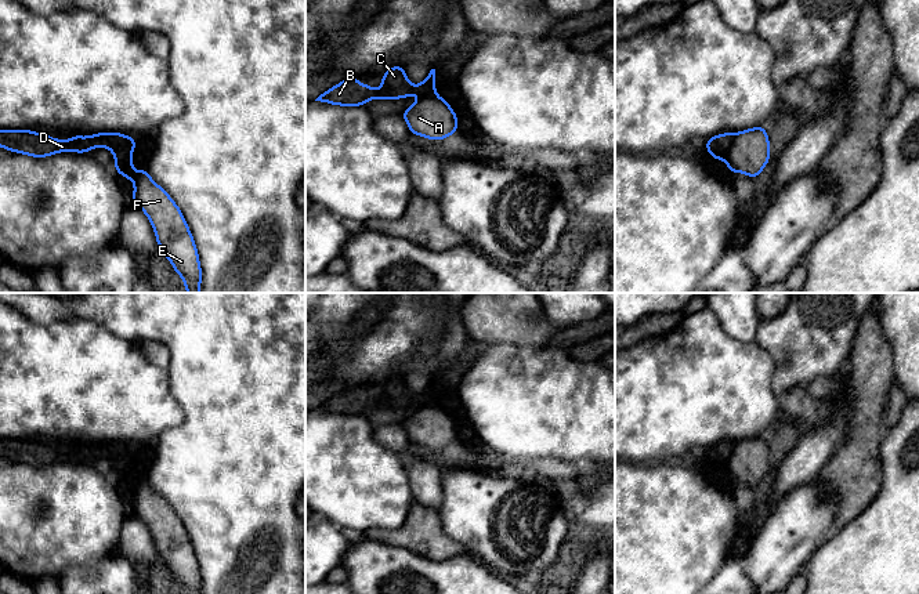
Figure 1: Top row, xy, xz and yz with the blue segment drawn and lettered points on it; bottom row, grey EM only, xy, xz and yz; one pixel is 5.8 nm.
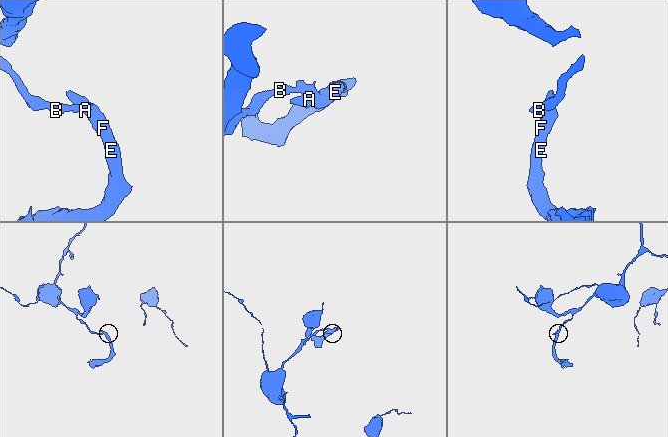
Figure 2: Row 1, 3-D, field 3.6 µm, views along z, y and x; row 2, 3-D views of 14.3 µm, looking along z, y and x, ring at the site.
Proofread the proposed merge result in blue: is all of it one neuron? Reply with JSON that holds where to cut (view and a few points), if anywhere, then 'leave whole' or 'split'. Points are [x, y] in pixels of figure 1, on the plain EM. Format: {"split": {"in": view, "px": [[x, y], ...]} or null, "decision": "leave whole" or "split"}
{"split": {"in": "yz", "px": [[734, 444], [734, 451], [724, 468]]}, "decision": "split"}

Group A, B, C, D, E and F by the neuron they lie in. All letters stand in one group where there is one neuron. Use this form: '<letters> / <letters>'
A E F / B C D

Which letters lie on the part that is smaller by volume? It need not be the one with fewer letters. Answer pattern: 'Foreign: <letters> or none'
Foreign: A, E, F

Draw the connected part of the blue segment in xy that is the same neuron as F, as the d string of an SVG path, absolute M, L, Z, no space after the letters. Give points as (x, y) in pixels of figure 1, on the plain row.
M129 448L123 457L111 457L115 467L115 481L134 492L130 511L141 518L152 533L156 553L171 572L184 594L200 594L202 577L199 562L189 536L177 512L158 495L144 477L134 482L131 463L137 454Z

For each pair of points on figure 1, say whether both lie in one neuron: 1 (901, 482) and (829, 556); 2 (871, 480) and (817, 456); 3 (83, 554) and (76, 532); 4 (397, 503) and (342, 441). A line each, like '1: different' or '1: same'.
1: same
2: different
3: same
4: same

